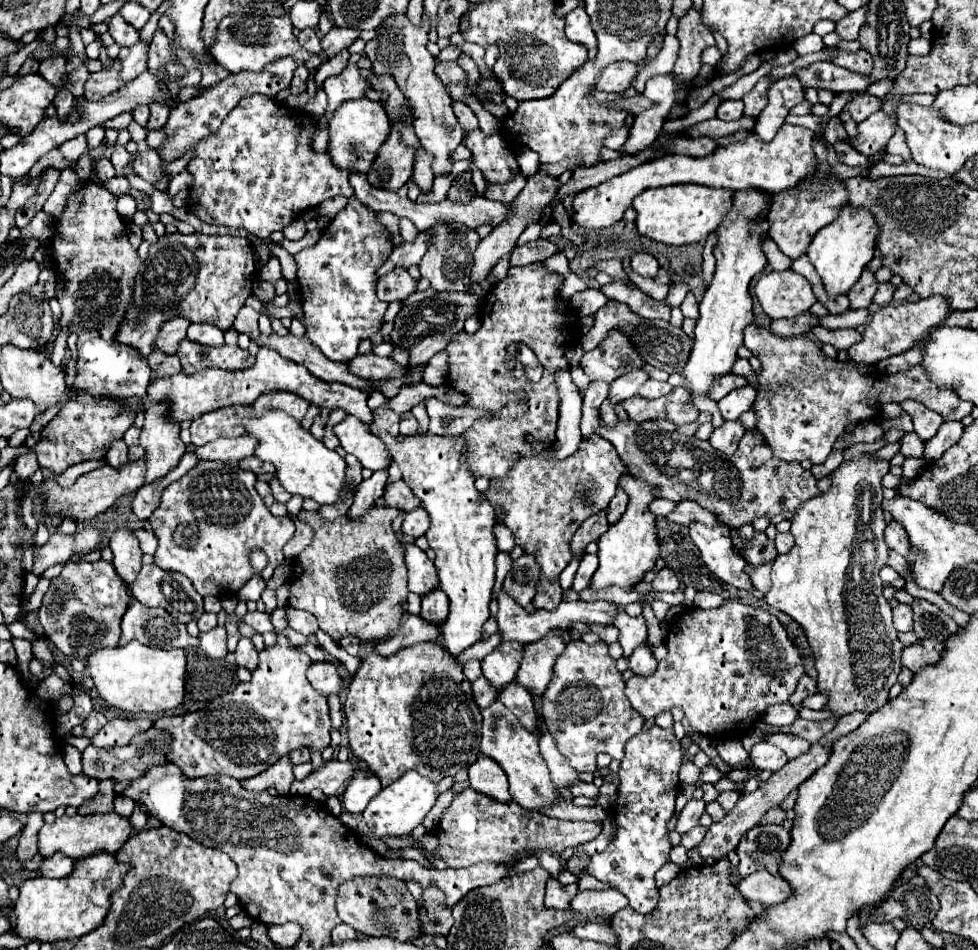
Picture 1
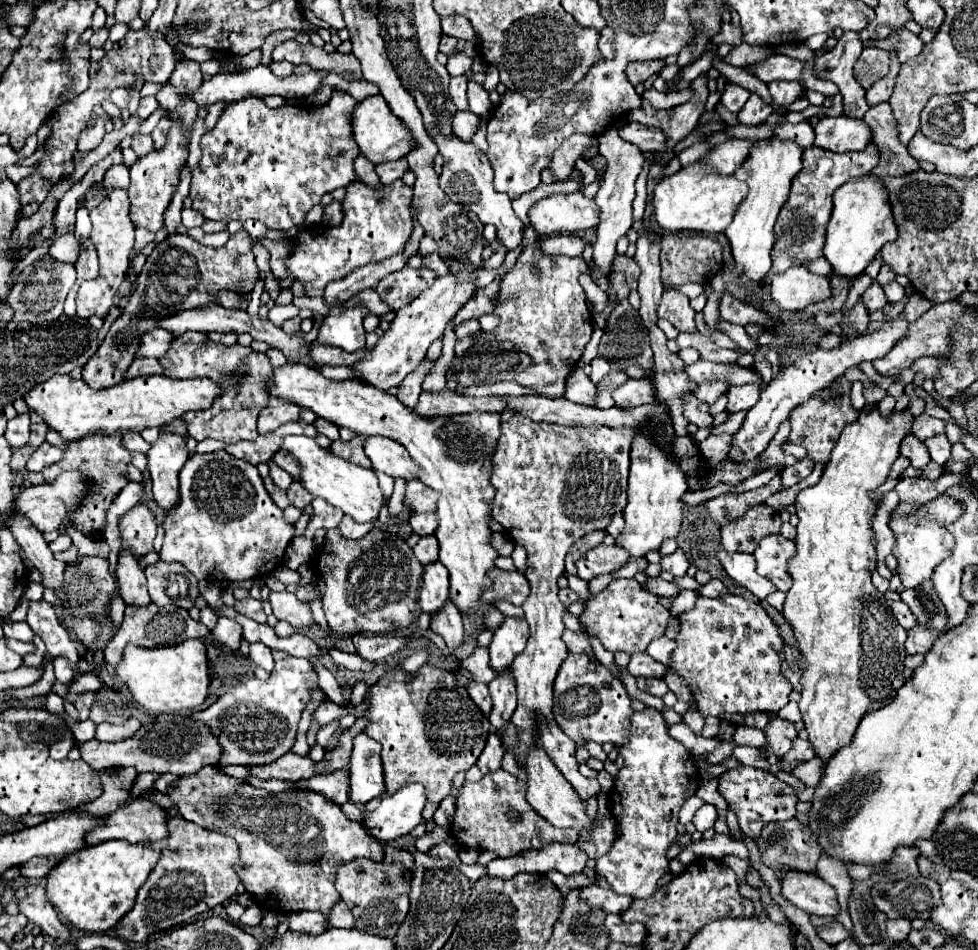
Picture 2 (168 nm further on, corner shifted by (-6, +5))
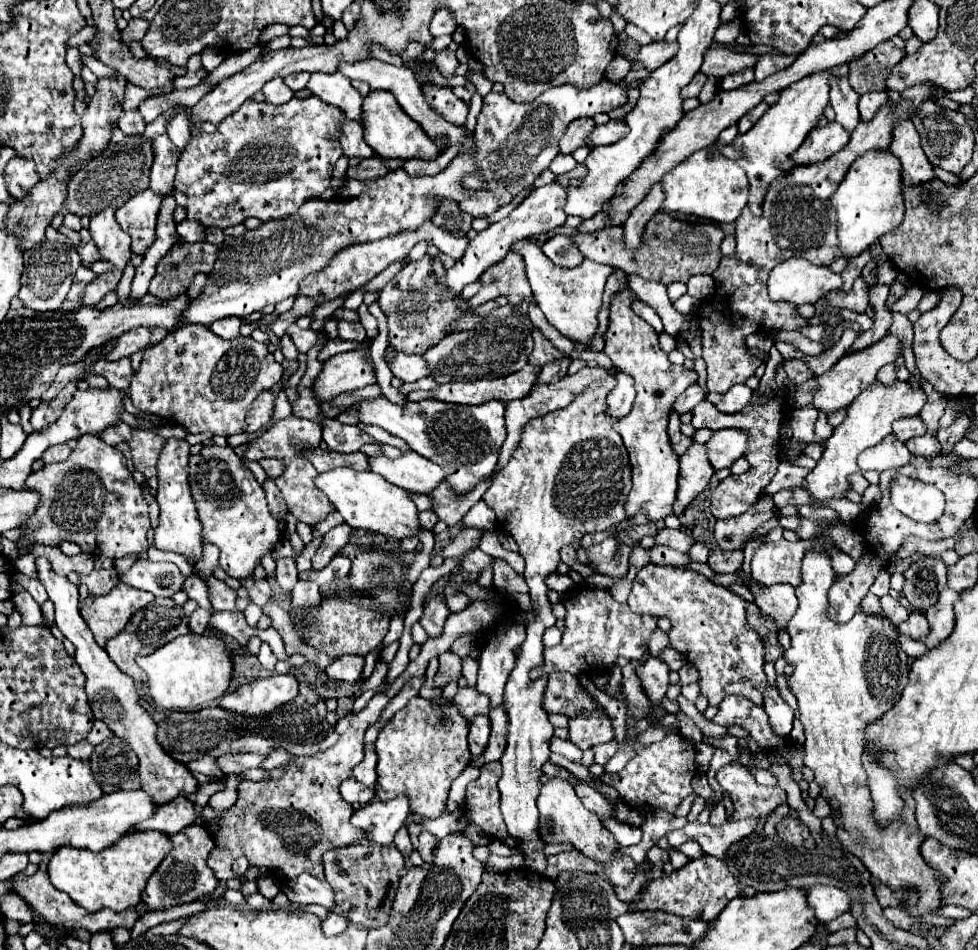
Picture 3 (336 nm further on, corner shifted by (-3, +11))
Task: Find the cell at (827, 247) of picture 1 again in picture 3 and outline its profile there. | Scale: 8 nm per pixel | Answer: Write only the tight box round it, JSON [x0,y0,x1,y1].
[832,152,904,258]

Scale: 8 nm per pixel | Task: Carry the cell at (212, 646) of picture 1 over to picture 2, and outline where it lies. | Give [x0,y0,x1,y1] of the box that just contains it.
[211,616,241,650]

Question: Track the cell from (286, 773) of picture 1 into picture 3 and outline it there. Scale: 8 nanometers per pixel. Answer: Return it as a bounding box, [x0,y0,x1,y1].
[188,756,222,776]

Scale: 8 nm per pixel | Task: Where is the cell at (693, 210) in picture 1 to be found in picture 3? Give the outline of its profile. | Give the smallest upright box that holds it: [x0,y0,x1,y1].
[662,146,748,222]

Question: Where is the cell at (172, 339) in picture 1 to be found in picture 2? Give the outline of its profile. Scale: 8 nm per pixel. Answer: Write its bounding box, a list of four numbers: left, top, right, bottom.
[139,328,175,358]

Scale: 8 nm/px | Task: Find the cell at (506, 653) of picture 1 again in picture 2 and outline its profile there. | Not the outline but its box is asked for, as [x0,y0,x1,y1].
[489,670,517,728]

